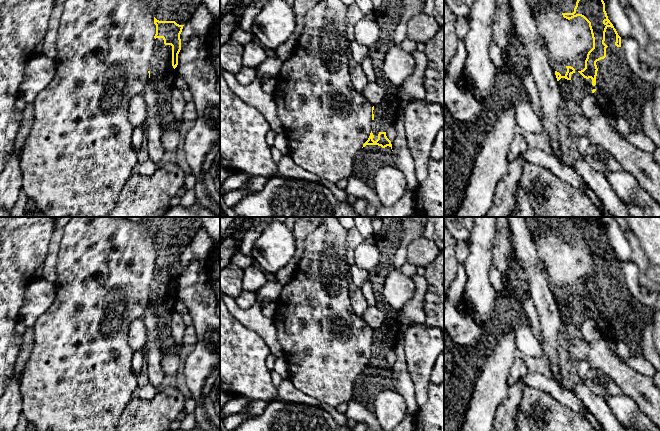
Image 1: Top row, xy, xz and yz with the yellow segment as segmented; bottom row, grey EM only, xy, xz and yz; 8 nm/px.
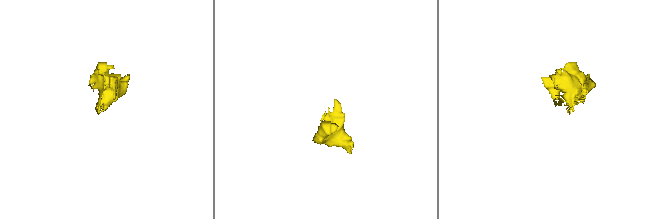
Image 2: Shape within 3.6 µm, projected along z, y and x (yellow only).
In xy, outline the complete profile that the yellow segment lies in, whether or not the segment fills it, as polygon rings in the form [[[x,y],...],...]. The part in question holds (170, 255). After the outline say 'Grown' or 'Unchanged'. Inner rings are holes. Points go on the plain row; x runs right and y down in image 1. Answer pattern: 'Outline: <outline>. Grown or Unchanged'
Outline: [[[145,217],[144,222],[156,249],[149,302],[165,303],[178,289],[180,258],[185,246],[202,228],[201,217]]]. Grown

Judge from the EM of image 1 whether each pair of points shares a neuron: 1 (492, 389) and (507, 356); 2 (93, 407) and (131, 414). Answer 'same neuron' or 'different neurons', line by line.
1: same neuron
2: different neurons

